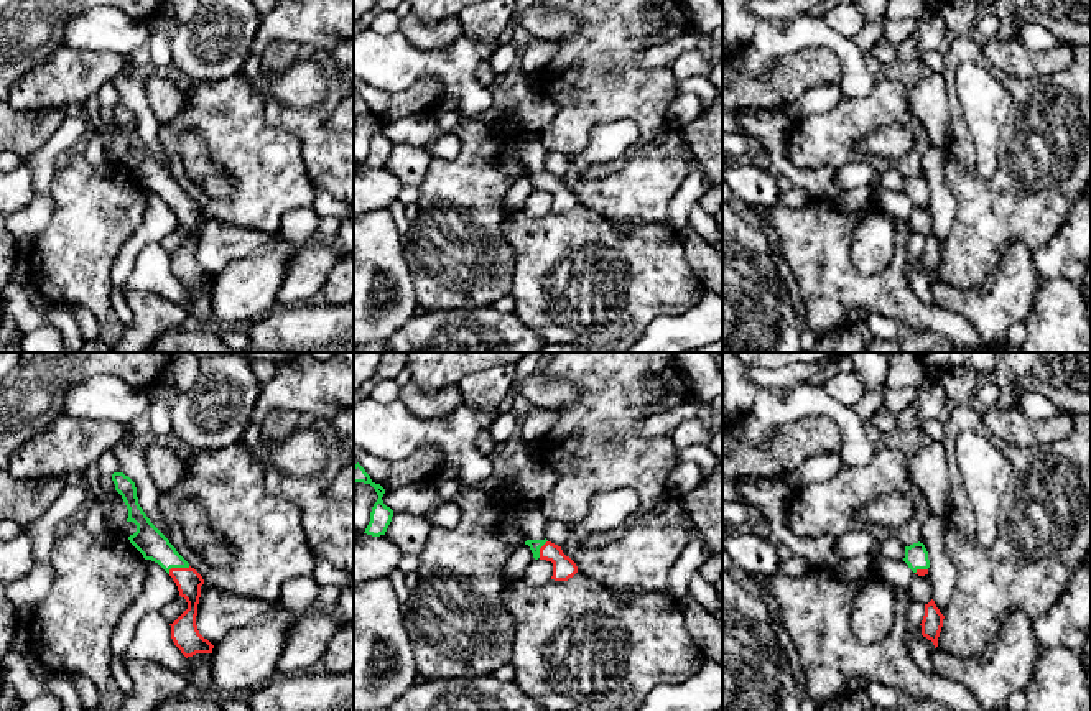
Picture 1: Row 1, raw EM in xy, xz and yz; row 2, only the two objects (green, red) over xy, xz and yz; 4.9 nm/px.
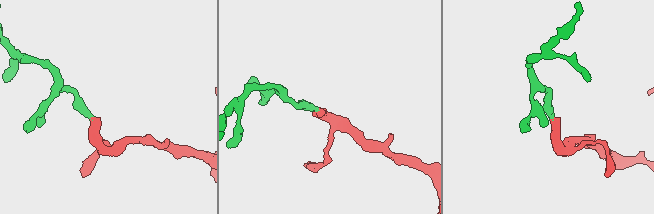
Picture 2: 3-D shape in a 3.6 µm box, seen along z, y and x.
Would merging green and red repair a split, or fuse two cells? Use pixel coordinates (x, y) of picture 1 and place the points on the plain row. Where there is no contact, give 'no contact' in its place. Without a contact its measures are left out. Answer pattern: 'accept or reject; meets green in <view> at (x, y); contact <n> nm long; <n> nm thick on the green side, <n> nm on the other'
accept; meets green in xy at (178, 198); contact 120 nm long; 150 nm thick on the green side, 120 nm on the other

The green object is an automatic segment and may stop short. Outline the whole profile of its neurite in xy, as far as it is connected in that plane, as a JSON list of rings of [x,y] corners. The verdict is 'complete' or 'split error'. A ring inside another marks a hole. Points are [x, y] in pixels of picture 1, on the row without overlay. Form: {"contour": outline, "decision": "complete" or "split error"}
{"contour": [[[114,104],[112,112],[128,140],[127,153],[137,156],[137,163],[128,168],[130,174],[145,191],[158,194],[173,209],[179,227],[188,234],[188,240],[169,255],[174,276],[186,290],[196,285],[212,285],[214,276],[199,265],[196,257],[201,217],[204,216],[202,207],[189,198],[169,171],[150,153],[138,135],[135,114],[123,104]]], "decision": "split error"}

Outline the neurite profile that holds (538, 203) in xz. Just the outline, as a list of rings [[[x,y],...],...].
[[[538,189],[528,196],[523,211],[535,217],[540,217],[551,212],[551,207],[553,207],[553,194]]]

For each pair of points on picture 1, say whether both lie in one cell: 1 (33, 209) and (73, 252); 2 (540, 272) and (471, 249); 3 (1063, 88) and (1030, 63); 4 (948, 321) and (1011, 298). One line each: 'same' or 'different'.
1: different
2: different
3: different
4: different

